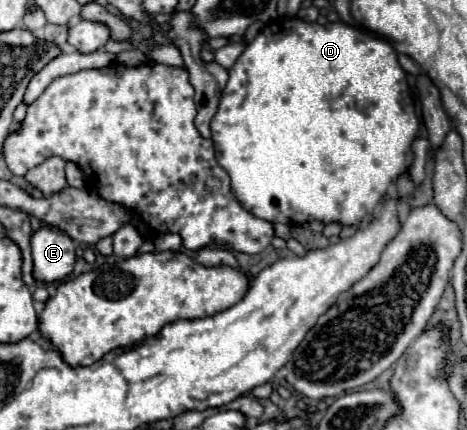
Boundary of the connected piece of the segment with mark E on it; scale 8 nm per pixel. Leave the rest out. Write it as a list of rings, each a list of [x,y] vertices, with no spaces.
[[[41,228],[31,236],[33,276],[37,282],[61,282],[75,266],[75,242],[61,230]]]

